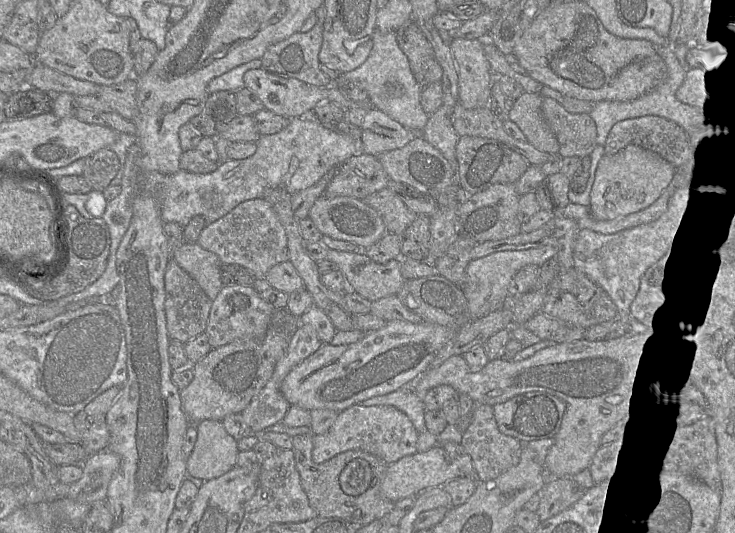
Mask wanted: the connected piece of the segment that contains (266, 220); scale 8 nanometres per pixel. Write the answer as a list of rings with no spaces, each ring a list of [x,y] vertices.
[[[263,198],[244,201],[223,217],[205,226],[197,243],[215,253],[222,264],[237,264],[255,277],[264,277],[276,264],[289,260],[287,235],[271,204]]]

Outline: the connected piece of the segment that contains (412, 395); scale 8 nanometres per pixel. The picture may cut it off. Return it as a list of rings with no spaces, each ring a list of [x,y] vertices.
[[[410,386],[400,388],[386,395],[375,396],[361,401],[357,405],[370,406],[392,406],[403,412],[414,425],[418,433],[427,430],[424,420],[425,407],[423,397],[419,397]]]

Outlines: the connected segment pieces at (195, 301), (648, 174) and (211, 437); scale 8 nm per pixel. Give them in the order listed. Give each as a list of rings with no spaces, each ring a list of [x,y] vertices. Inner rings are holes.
[[[172,258],[169,260],[165,275],[165,316],[170,339],[185,344],[205,332],[212,300],[204,293],[197,282],[184,271]]]
[[[629,144],[599,161],[590,194],[590,212],[596,220],[613,220],[643,210],[653,204],[670,185],[675,167],[659,154]]]
[[[203,420],[195,424],[195,427],[197,440],[192,453],[186,458],[187,473],[195,478],[208,481],[230,471],[236,465],[239,453],[237,440],[226,432],[221,421]]]

